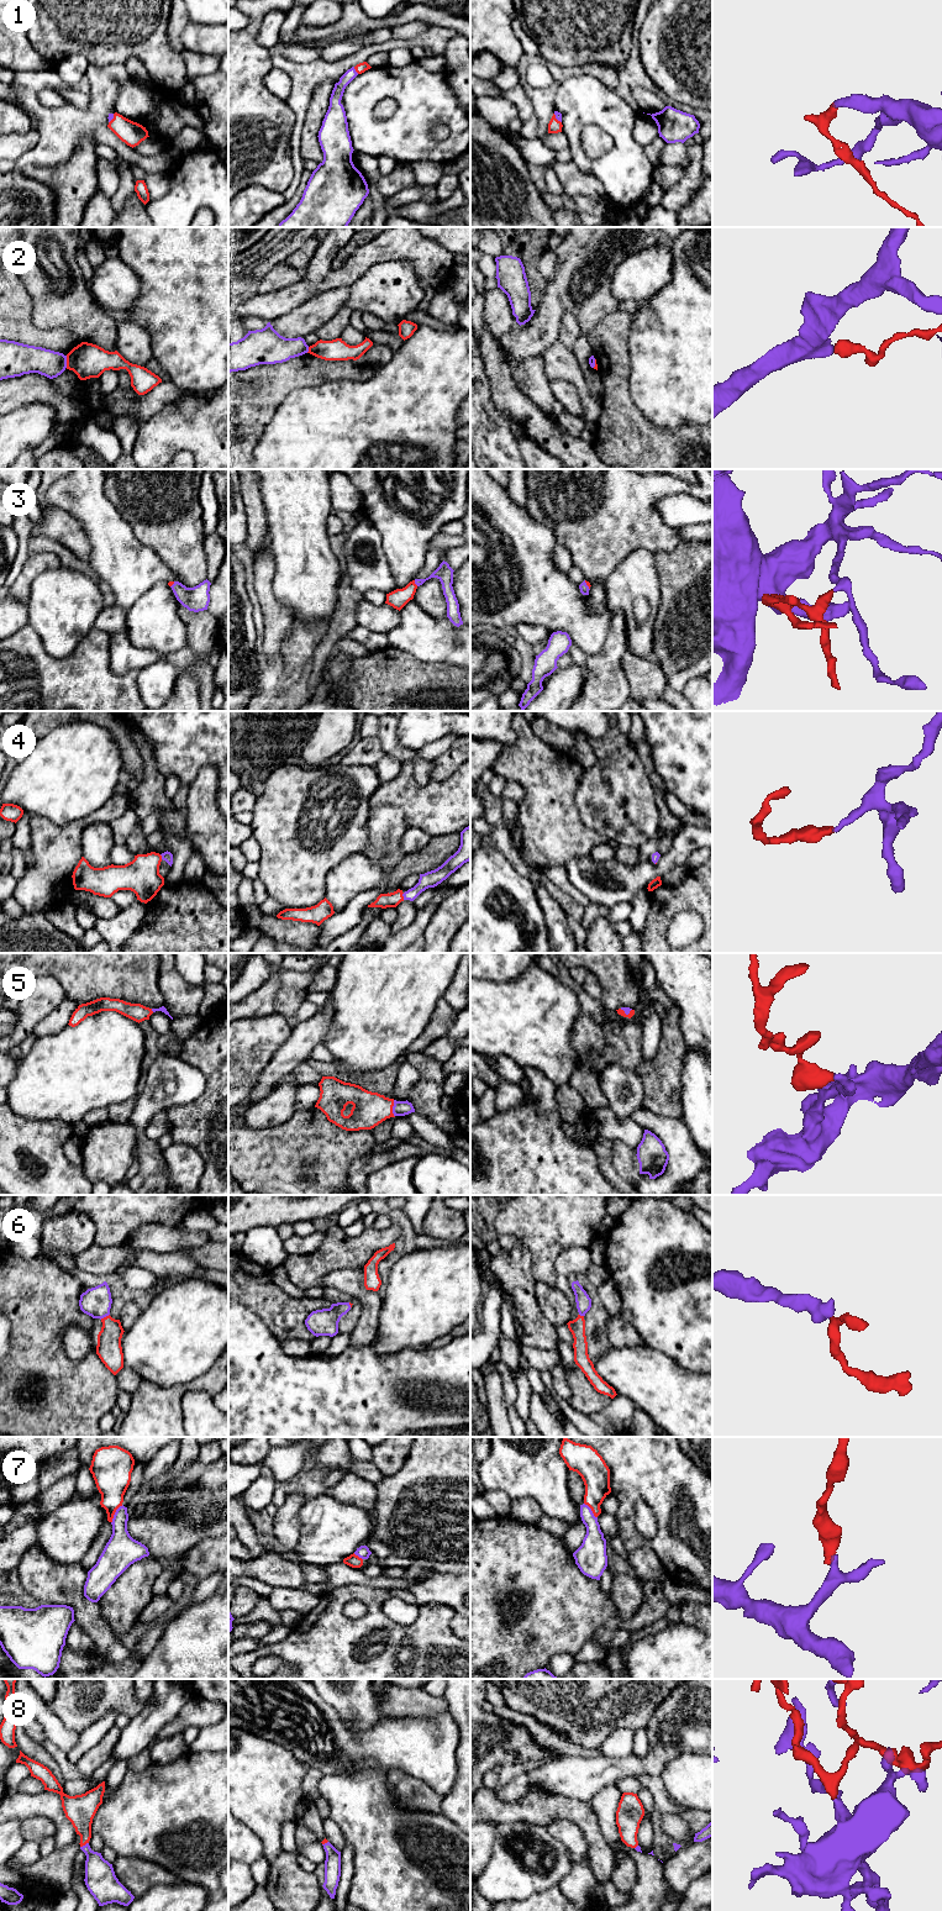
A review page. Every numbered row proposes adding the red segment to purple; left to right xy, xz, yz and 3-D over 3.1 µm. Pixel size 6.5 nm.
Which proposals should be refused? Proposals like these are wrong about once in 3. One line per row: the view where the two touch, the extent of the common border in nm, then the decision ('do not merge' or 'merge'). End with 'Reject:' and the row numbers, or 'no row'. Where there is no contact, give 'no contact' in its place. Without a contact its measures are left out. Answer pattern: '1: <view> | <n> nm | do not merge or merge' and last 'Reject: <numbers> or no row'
1: xz | 60 nm | merge
2: xy | 80 nm | do not merge
3: xz | 50 nm | merge
4: xz | 50 nm | merge
5: xz | 110 nm | merge
6: xy | 70 nm | merge
7: xy | 140 nm | merge
8: xy | 70 nm | merge
Reject: 2

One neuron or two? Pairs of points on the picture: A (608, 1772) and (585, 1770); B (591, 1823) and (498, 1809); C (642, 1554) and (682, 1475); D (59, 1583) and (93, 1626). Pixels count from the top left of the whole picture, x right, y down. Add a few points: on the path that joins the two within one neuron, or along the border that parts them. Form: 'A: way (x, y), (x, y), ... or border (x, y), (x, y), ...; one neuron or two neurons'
A: way (603, 1772), (590, 1772); one neuron
B: way (568, 1810), (521, 1810); one neuron
C: border (629, 1552), (648, 1546), (654, 1552), (663, 1570); two neurons
D: way (70, 1594), (88, 1615); one neuron

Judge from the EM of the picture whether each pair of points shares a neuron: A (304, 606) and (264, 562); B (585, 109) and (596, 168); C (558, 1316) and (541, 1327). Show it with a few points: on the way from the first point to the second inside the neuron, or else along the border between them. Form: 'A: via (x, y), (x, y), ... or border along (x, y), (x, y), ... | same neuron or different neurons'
A: border along (269, 546), (274, 559), (273, 594), (280, 603) | different neurons
B: via (574, 124), (574, 146), (580, 156) | same neuron
C: border along (536, 1296), (536, 1304), (542, 1315), (554, 1327) | different neurons

